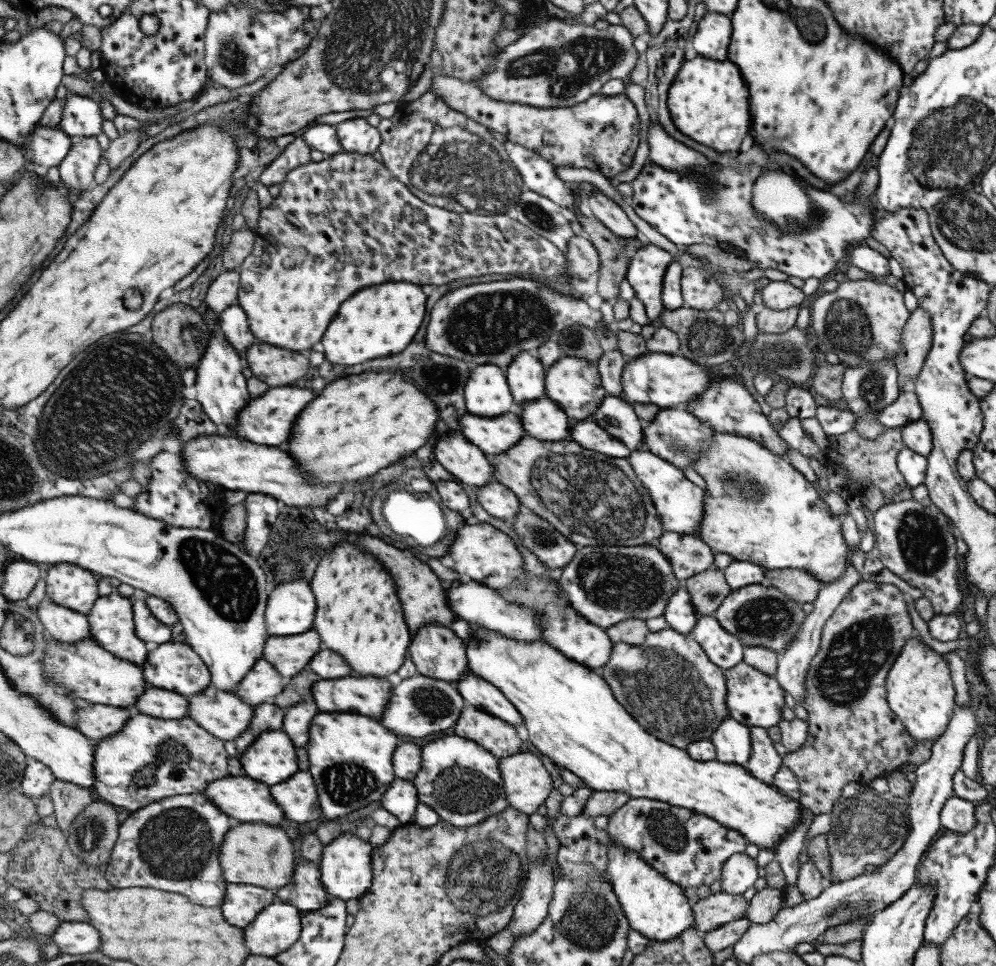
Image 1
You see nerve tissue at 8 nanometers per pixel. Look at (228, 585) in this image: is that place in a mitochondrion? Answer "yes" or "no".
yes

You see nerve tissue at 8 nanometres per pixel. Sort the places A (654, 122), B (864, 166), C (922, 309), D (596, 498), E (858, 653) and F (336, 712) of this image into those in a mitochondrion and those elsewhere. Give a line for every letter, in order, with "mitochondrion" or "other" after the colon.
A: other
B: other
C: other
D: mitochondrion
E: mitochondrion
F: other

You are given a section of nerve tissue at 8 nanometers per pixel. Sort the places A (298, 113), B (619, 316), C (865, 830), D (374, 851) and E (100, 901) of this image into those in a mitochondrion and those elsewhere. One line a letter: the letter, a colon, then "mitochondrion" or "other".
A: other
B: other
C: mitochondrion
D: other
E: other

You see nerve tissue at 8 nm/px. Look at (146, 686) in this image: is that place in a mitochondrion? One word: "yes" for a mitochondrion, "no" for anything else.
no

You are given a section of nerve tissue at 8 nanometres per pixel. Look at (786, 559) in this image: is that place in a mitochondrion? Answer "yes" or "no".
no

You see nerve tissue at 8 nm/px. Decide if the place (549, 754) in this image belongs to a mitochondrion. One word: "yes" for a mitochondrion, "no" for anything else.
no

